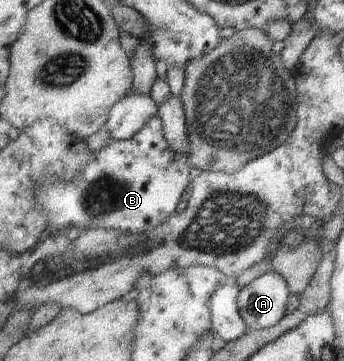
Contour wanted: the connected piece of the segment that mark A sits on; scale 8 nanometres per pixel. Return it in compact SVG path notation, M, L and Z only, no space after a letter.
M271 270L239 290L238 310L249 329L274 327L287 316L290 287Z

